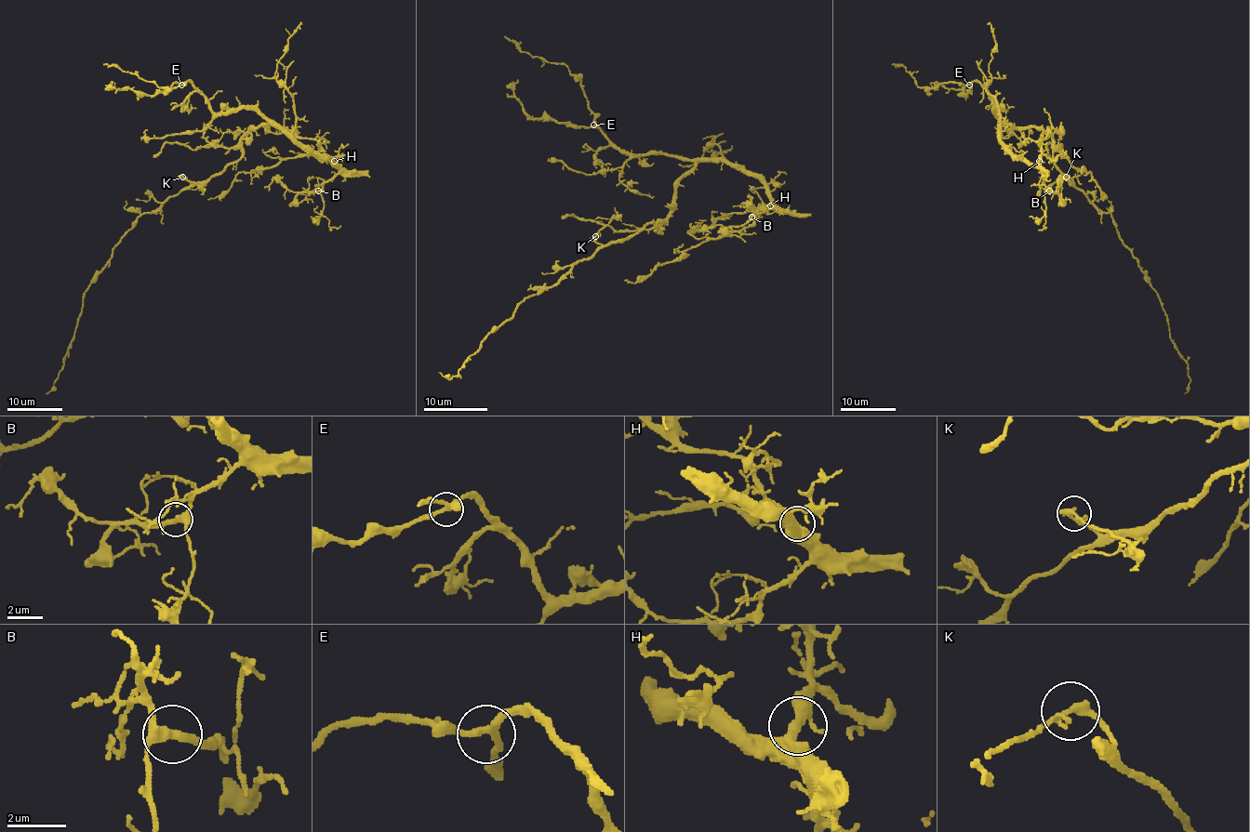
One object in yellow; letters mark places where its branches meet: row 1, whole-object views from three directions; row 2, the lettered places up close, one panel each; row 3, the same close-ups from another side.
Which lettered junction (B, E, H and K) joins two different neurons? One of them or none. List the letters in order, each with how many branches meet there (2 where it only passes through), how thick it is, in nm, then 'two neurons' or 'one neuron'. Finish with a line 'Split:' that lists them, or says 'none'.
B: branches 3; calibre 280 nm; one neuron
E: branches 3; calibre 240 nm; one neuron
H: branches 3; calibre 280 nm; one neuron
K: branches 3; calibre 240 nm; one neuron
Split: none

